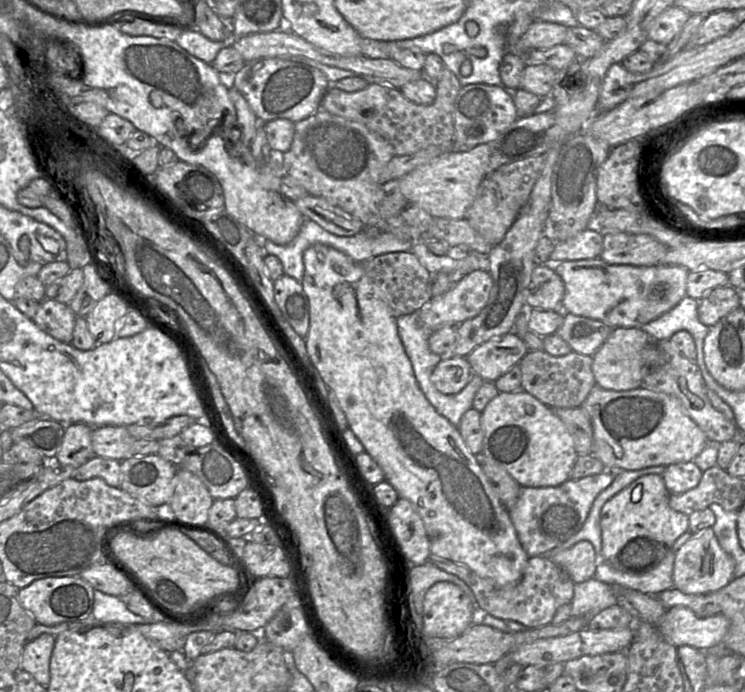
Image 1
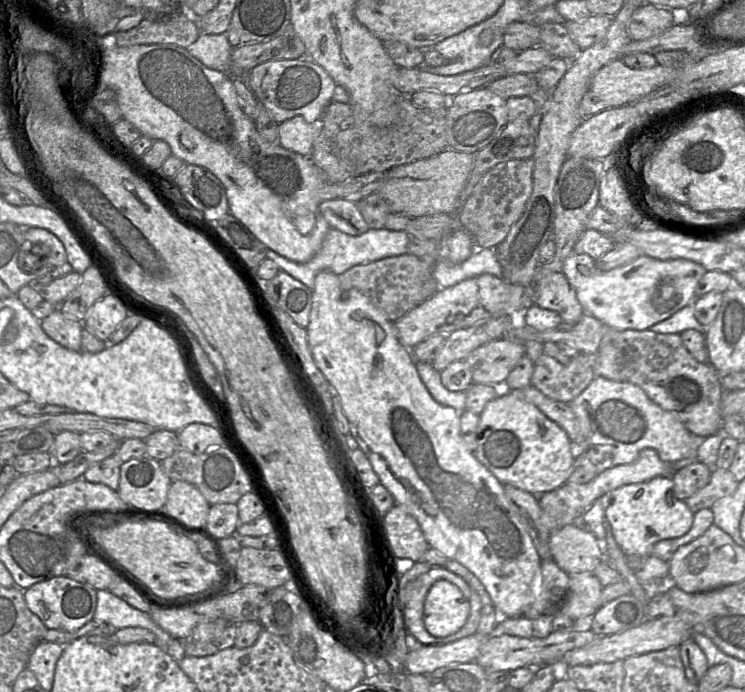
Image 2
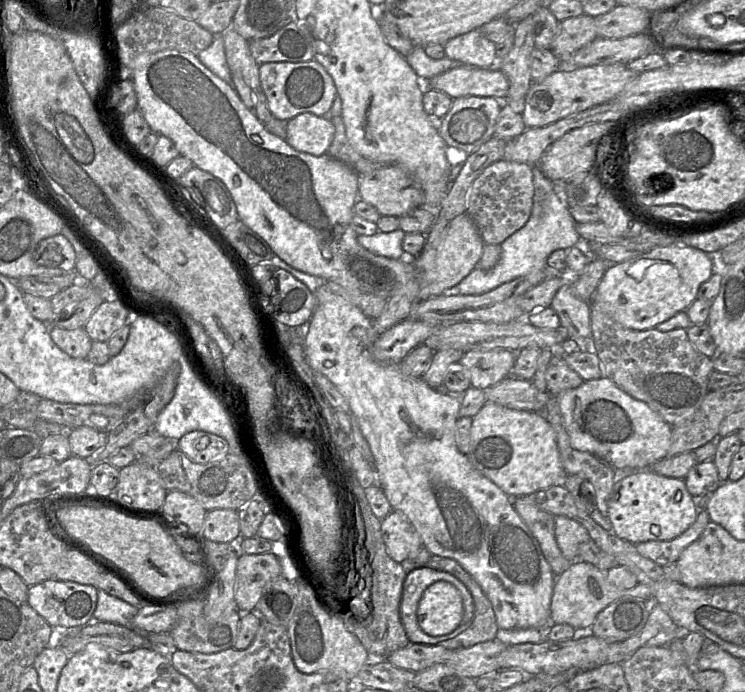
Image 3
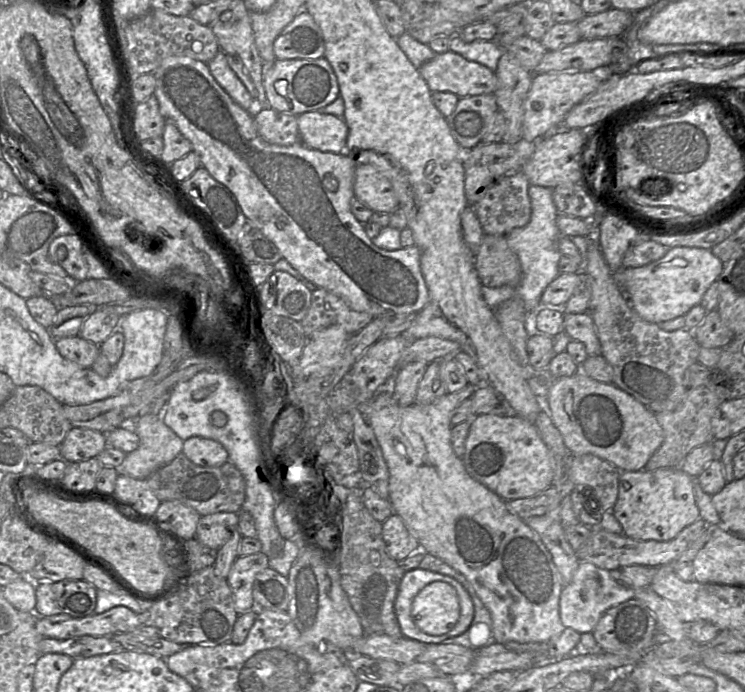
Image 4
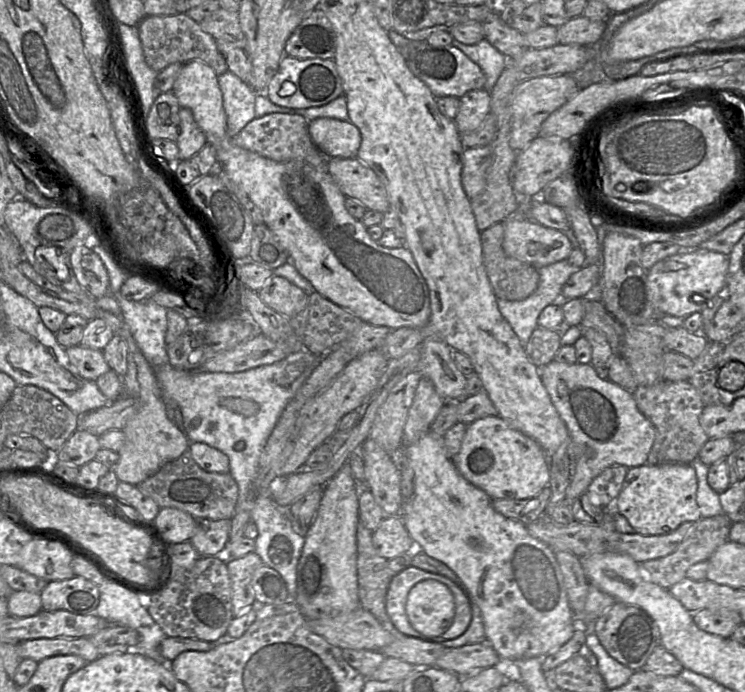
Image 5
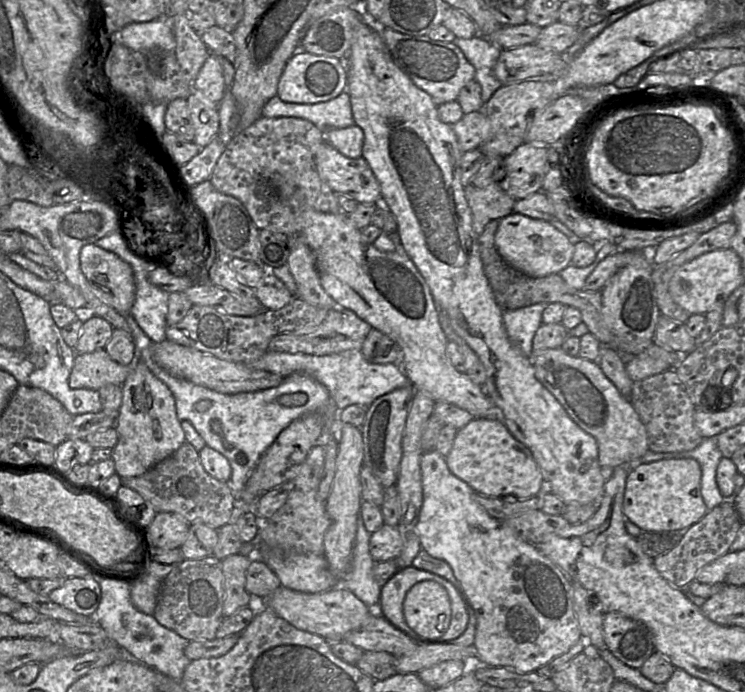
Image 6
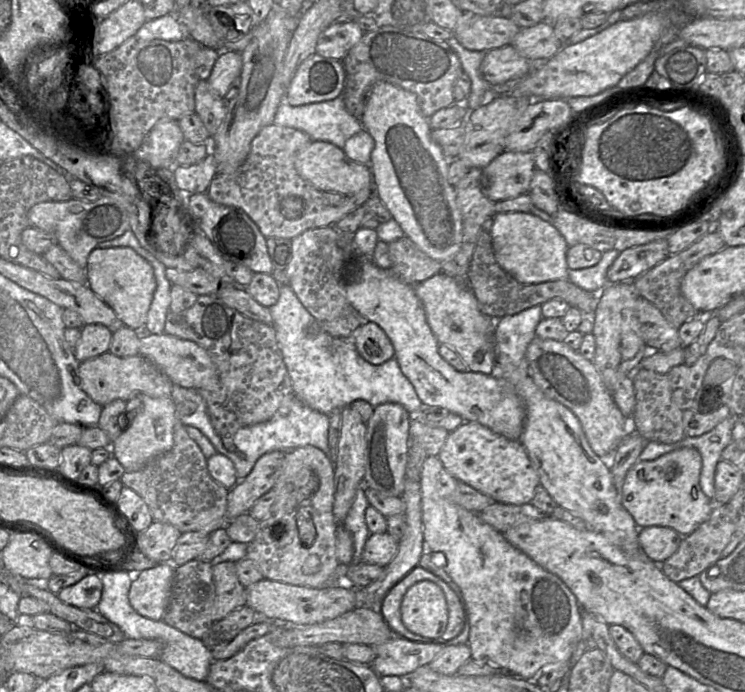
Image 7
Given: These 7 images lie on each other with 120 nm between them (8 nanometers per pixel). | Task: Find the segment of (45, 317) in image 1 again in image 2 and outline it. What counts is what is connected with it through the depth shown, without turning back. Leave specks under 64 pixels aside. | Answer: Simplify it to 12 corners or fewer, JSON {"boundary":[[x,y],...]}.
{"boundary":[[56,309],[41,321],[61,346],[80,351],[83,323]]}

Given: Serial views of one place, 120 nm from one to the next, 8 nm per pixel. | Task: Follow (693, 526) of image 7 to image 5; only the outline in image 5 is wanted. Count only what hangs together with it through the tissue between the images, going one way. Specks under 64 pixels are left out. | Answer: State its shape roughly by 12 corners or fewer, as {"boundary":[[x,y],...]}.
{"boundary":[[692,464],[629,468],[616,513],[641,535],[702,516]]}

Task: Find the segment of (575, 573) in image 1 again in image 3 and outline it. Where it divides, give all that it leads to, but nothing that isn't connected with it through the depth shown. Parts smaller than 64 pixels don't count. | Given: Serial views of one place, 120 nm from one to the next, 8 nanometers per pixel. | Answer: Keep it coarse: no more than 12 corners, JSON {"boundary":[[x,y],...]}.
{"boundary":[[555,517],[555,537],[570,562],[591,539],[581,524]]}

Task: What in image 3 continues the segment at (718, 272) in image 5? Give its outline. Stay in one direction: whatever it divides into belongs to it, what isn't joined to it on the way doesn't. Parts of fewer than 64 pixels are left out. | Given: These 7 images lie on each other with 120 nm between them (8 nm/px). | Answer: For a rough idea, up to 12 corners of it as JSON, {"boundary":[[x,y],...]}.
{"boundary":[[655,247],[609,265],[594,299],[655,329],[713,274],[702,250]]}

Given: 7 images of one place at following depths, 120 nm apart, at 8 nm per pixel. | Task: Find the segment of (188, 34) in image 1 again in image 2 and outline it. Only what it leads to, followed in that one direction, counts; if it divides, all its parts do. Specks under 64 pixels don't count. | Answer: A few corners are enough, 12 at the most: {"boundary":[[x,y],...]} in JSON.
{"boundary":[[201,33],[186,49],[206,67],[229,72],[226,33]]}

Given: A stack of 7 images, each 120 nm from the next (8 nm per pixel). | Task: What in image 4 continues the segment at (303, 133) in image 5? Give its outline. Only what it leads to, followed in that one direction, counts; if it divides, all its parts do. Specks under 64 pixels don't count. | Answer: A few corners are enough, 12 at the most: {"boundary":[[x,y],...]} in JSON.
{"boundary":[[264,107],[255,114],[270,144],[301,142],[296,115]]}

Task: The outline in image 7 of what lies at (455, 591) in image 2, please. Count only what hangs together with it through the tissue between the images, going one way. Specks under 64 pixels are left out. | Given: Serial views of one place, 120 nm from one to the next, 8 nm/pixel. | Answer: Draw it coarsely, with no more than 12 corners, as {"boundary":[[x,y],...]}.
{"boundary":[[429,580],[401,603],[404,626],[440,639],[448,624],[443,590]]}

